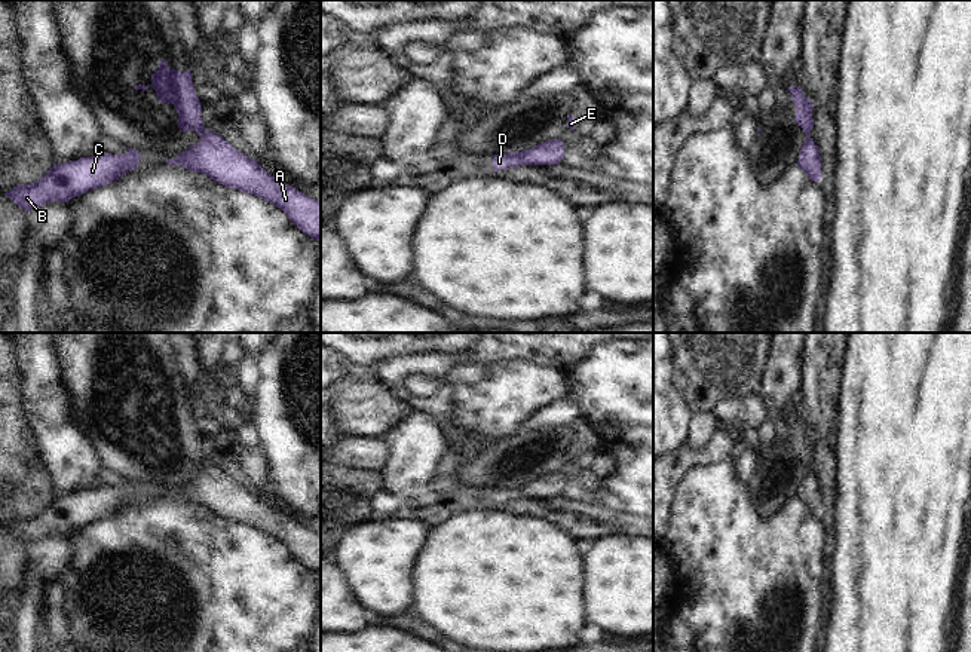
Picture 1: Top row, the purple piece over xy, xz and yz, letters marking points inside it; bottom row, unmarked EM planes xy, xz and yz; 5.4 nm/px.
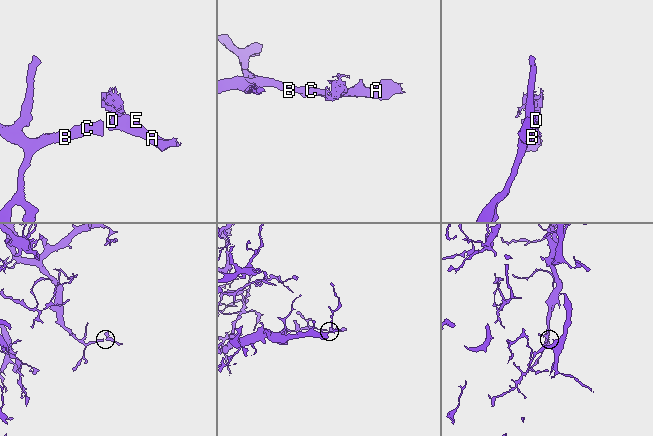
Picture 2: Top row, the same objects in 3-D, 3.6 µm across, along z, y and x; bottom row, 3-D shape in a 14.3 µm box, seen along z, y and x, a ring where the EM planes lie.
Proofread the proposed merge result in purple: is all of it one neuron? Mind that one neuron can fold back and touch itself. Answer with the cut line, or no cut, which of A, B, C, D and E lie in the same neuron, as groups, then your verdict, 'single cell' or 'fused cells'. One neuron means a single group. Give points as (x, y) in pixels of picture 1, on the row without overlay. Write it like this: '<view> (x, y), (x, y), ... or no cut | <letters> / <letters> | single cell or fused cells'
xz (526, 483), (521, 489), (521, 496) | A B C E / D | fused cells

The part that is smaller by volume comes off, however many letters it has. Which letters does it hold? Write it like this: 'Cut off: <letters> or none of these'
Cut off: D

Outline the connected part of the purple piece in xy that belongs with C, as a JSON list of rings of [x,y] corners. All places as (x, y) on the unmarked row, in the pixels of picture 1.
[[[128,481],[125,487],[99,486],[79,493],[53,496],[43,511],[31,517],[19,517],[4,529],[25,545],[53,533],[67,535],[137,502],[140,490],[137,483]]]

